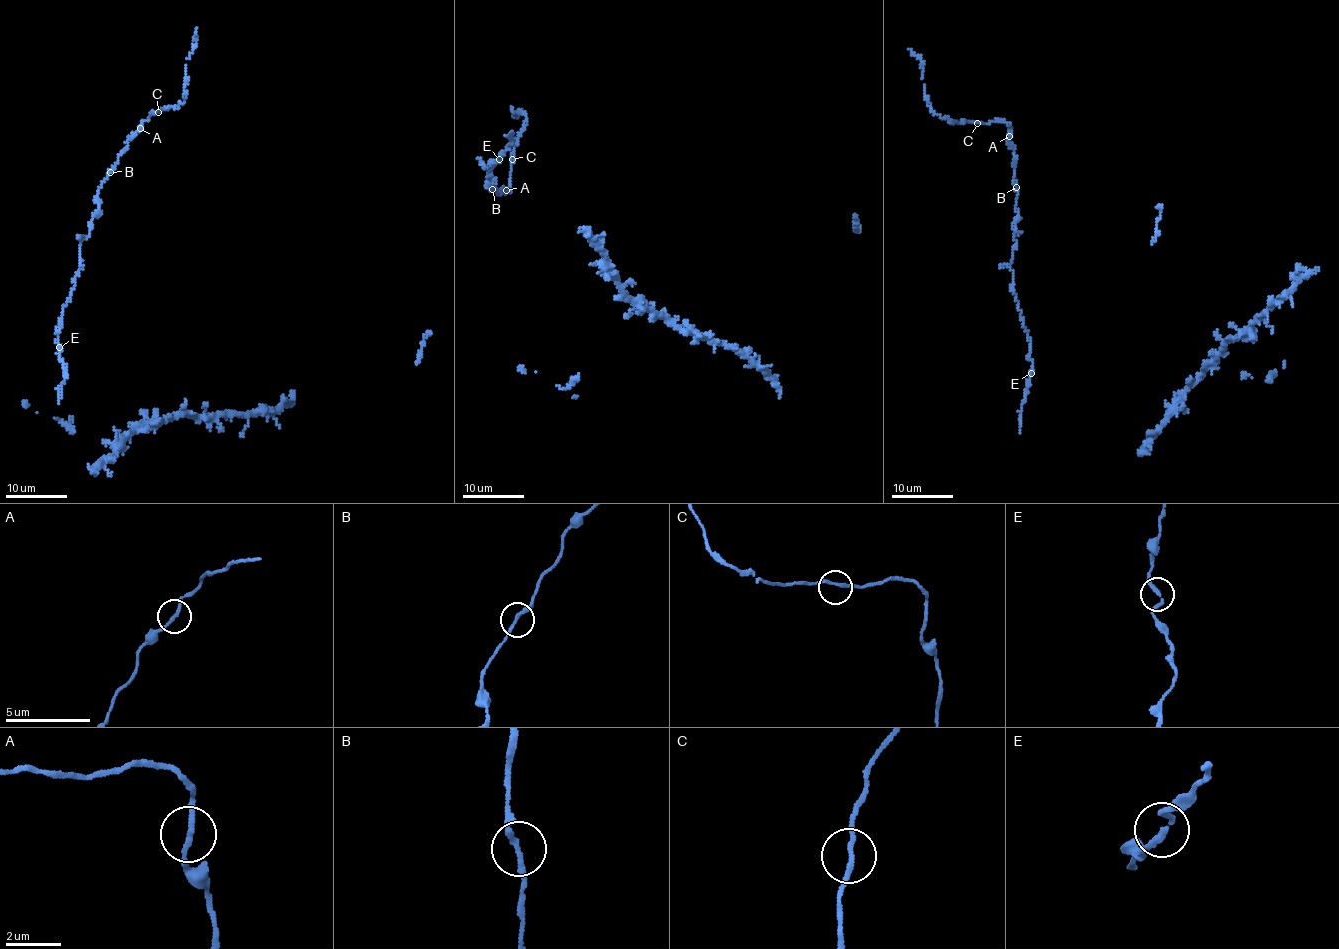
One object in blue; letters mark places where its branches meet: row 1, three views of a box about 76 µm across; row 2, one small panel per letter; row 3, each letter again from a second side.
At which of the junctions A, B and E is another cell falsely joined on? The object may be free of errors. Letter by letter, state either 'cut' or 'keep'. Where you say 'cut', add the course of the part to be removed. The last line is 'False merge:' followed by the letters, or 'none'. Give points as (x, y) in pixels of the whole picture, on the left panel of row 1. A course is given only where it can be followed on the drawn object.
A: keep
B: keep
E: keep
False merge: none

